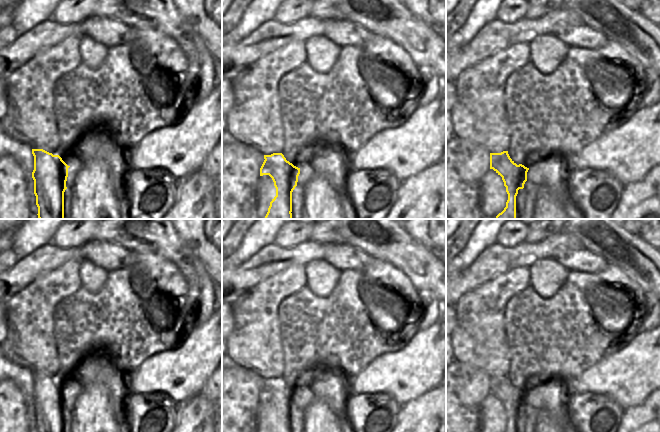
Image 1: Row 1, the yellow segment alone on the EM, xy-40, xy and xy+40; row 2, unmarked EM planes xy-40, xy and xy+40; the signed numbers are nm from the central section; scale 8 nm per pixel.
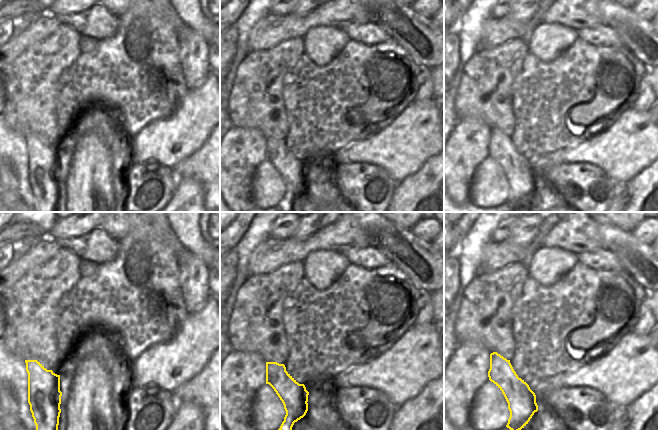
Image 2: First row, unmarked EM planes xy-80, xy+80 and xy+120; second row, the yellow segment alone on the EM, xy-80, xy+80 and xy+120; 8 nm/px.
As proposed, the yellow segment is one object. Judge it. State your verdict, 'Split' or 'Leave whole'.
Split.

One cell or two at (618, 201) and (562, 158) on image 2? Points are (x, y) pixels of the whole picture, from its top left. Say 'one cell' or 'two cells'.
two cells

